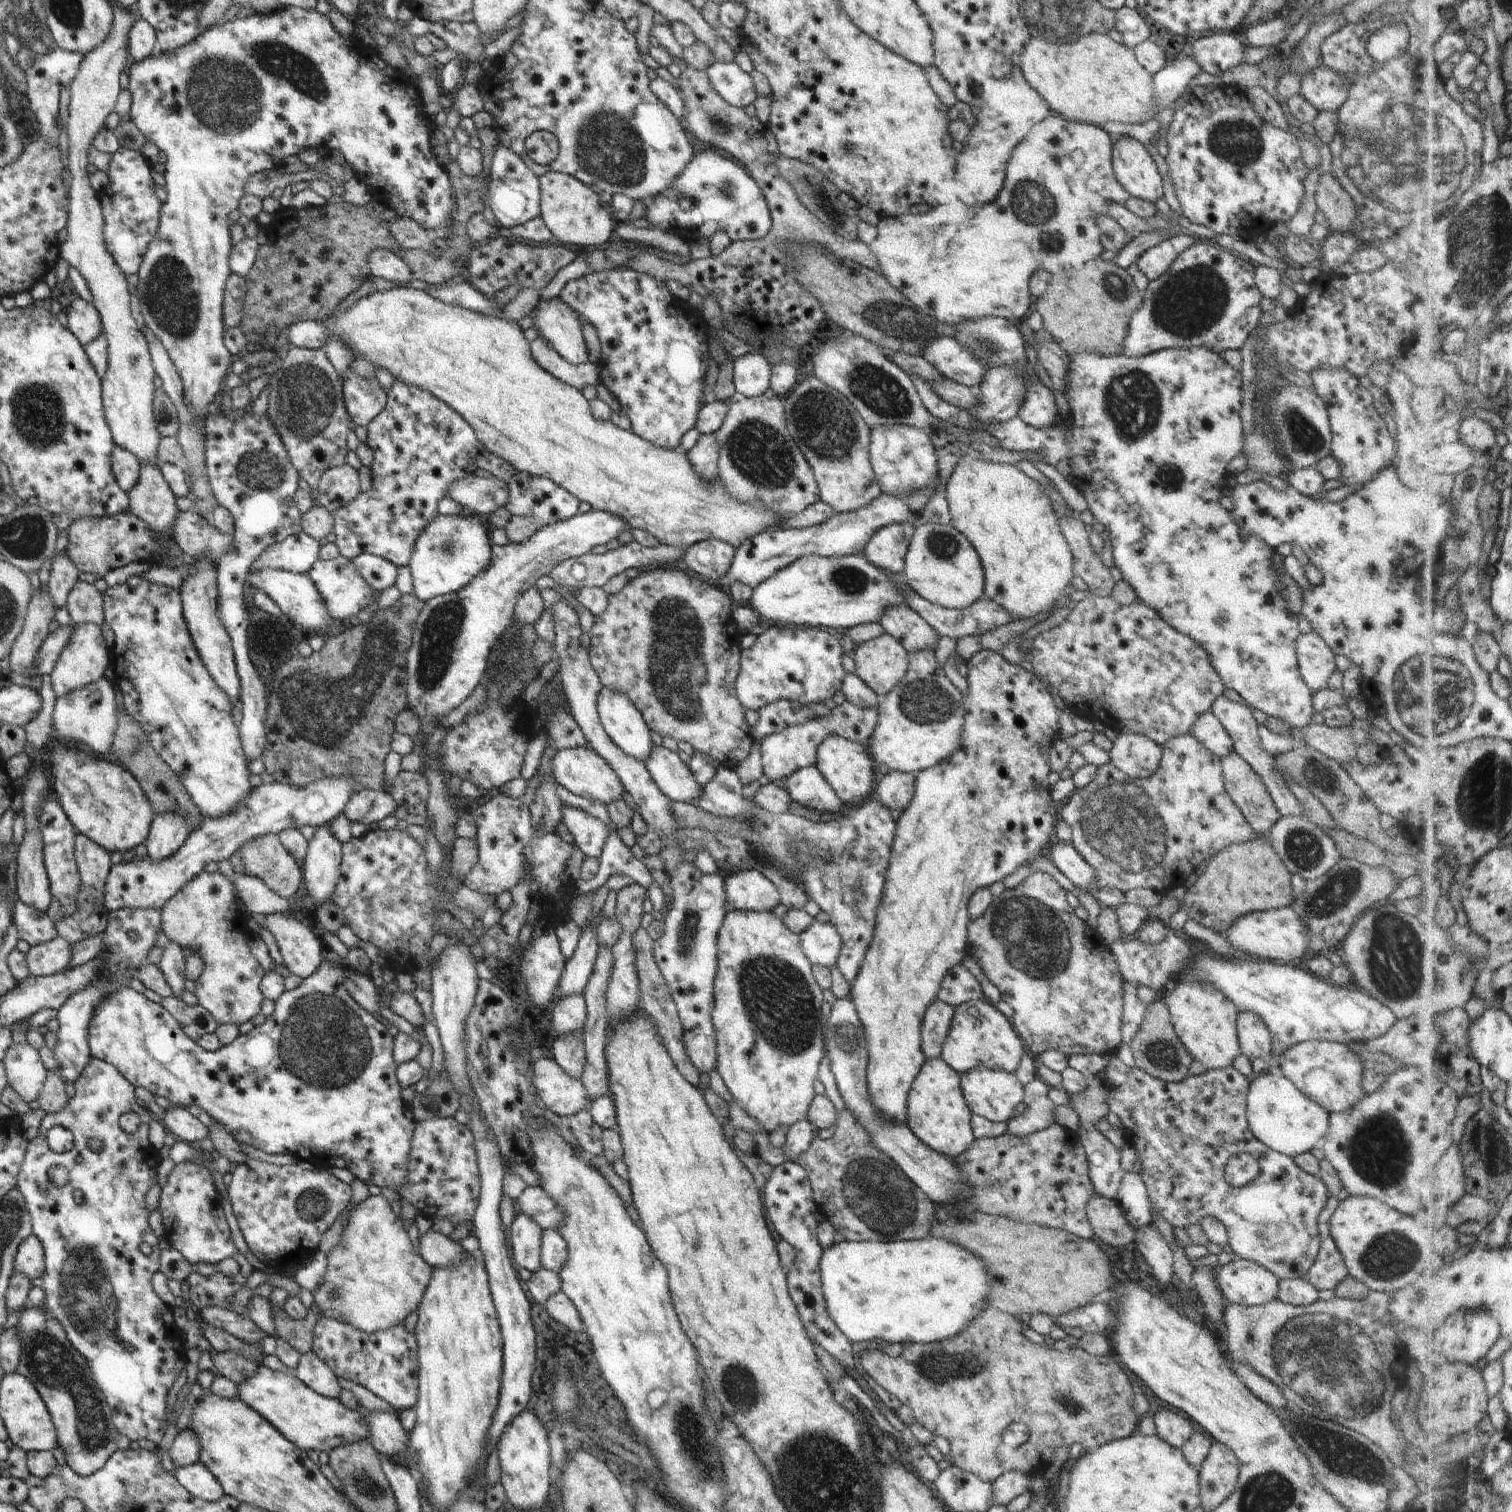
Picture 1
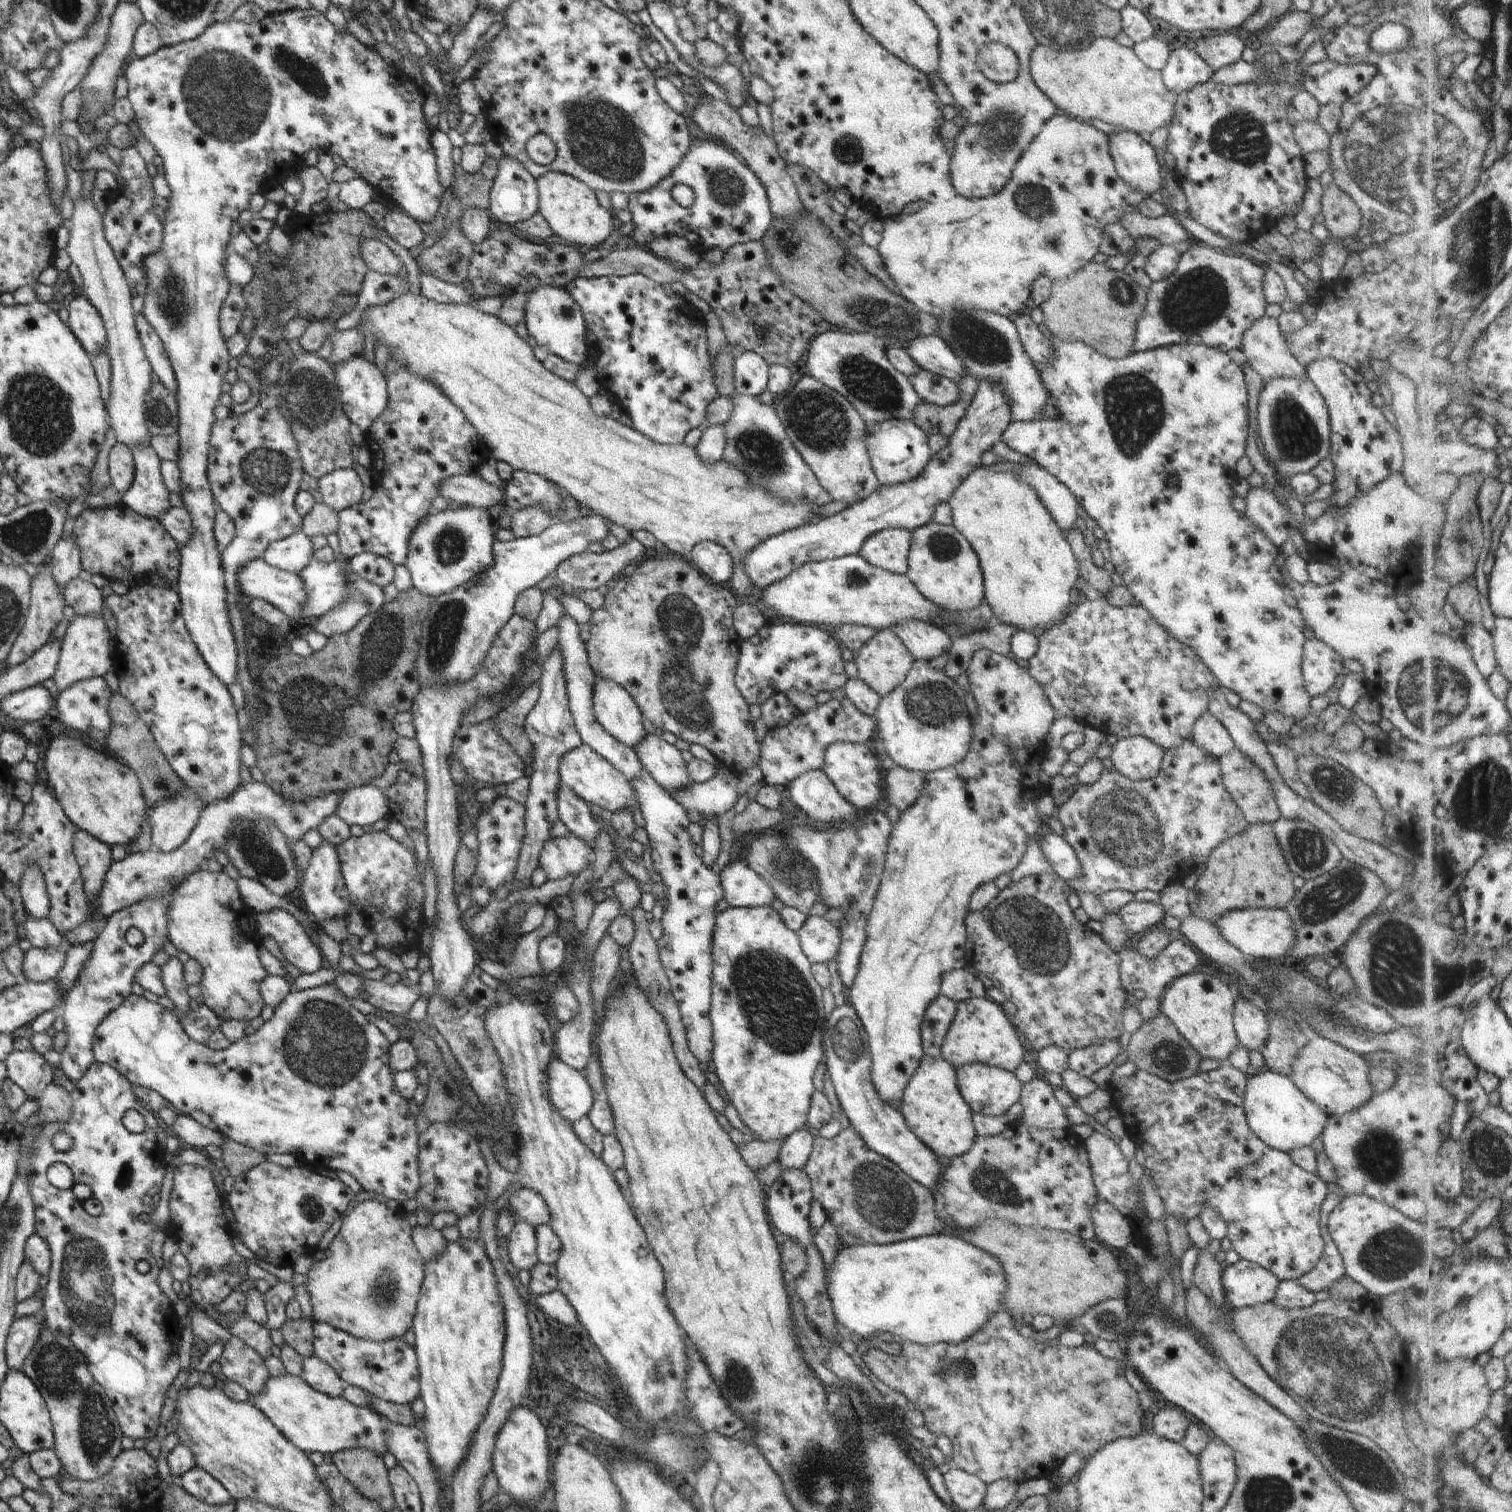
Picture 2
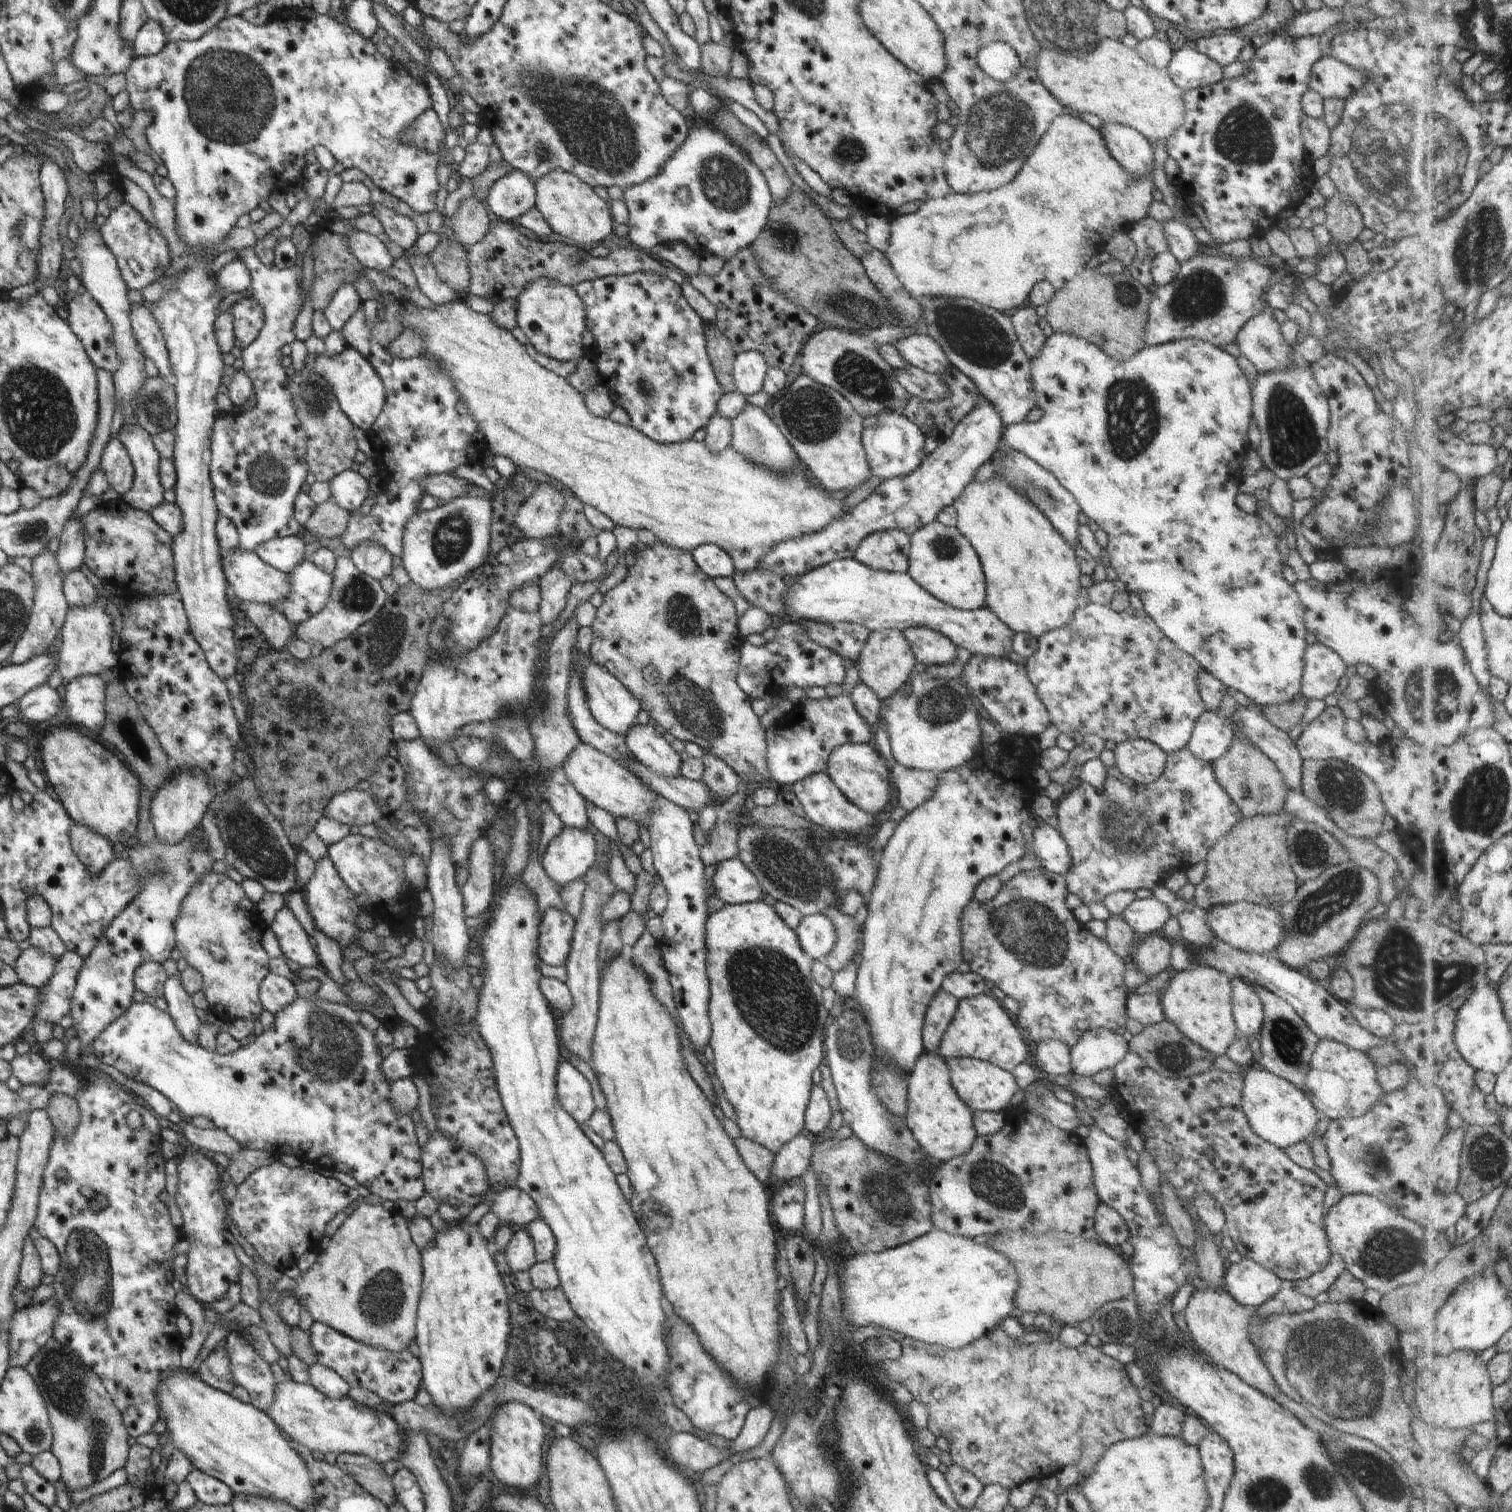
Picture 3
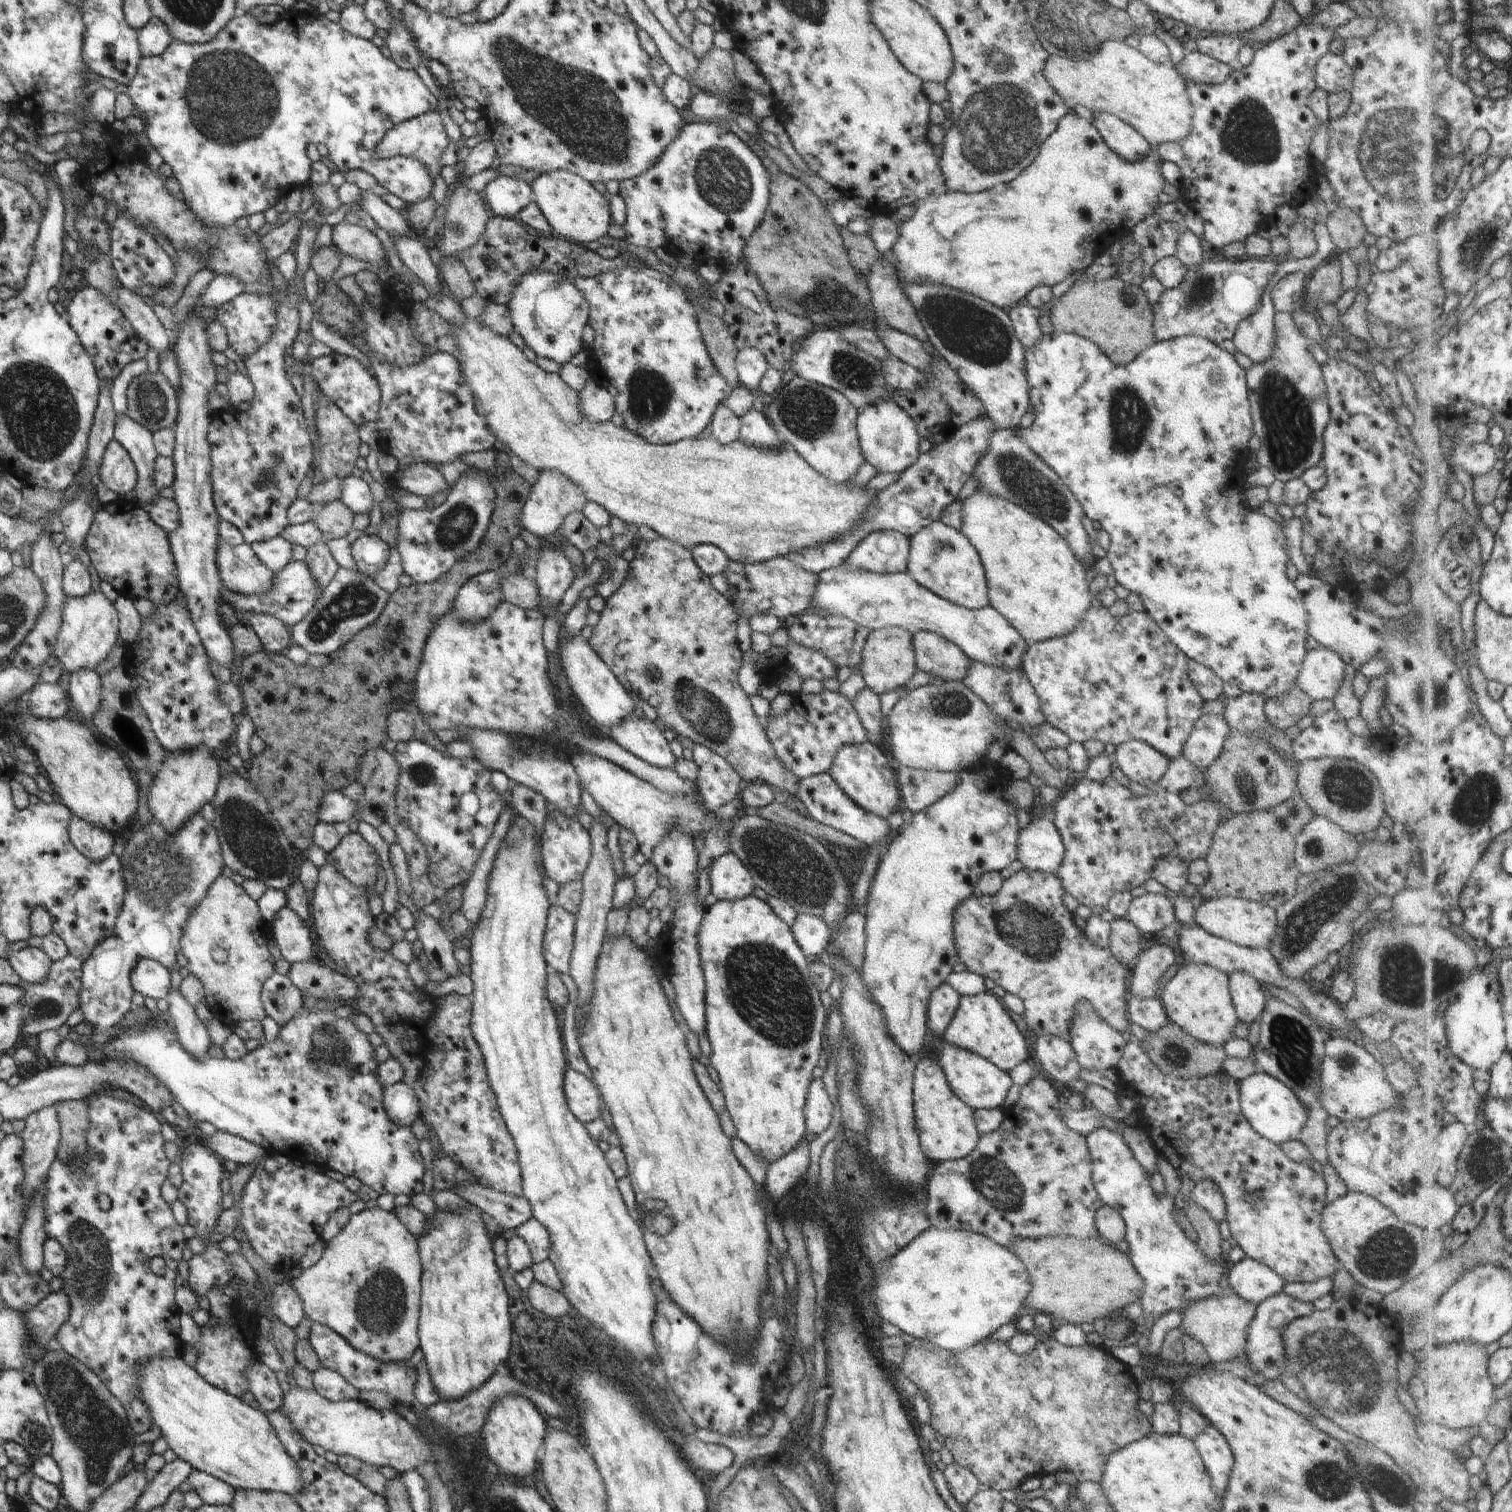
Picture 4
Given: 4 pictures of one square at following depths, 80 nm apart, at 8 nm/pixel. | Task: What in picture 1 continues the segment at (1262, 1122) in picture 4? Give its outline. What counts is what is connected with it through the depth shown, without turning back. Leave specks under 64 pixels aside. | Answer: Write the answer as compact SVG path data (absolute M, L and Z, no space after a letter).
M1263 1072L1249 1086L1247 1124L1260 1143L1292 1158L1323 1145L1329 1134L1329 1113L1297 1090L1288 1078L1280 1073Z

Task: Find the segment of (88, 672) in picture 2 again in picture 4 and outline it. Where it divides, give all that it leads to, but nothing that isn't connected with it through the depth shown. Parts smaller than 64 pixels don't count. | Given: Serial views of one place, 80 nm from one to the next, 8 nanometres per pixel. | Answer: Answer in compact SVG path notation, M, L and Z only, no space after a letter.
M92 591L84 598L67 597L63 608L63 622L58 631L53 657L70 674L86 668L95 671L102 660L110 658L119 635L119 614L102 591Z

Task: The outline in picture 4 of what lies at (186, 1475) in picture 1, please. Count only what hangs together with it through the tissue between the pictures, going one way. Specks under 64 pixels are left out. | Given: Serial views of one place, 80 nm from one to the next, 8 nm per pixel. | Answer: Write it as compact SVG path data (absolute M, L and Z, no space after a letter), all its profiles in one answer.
M196 1469L187 1482L207 1505L230 1505L235 1495L235 1488L227 1482Z

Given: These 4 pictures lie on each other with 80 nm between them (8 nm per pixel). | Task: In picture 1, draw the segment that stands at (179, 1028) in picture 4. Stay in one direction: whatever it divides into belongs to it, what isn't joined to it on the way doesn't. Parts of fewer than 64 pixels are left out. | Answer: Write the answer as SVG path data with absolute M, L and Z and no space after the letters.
M169 940L164 948L162 960L157 968L164 974L168 987L172 988L175 998L182 999L182 993L185 990L185 958L183 948Z

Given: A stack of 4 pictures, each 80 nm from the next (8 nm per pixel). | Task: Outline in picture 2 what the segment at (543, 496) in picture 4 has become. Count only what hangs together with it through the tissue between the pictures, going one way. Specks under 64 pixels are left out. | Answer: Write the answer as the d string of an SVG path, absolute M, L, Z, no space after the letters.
M542 506L522 508L511 513L510 531L516 539L542 534L548 526L557 522L550 514L546 516L546 510Z

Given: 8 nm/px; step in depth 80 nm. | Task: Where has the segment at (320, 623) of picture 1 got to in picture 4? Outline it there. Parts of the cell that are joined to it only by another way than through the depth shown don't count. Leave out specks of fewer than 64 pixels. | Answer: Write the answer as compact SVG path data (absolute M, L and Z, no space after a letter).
M220 539L216 564L223 586L236 594L258 596L270 592L274 584L274 572L262 564L246 543L232 547Z

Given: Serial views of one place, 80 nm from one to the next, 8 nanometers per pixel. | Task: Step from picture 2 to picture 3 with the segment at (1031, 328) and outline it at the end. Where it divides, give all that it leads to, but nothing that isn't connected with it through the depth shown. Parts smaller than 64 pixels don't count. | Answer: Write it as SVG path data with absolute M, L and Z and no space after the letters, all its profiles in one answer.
M1017 308L1009 314L1014 324L1018 343L1022 346L1024 353L1030 358L1038 356L1038 352L1046 342L1046 336L1038 324L1039 316L1035 308Z

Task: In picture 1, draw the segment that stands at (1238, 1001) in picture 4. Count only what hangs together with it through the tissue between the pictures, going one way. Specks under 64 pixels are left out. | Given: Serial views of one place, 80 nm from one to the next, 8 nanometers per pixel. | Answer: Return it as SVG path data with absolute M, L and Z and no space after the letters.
M1239 1012L1236 1029L1241 1053L1250 1062L1256 1058L1268 1059L1271 1054L1272 1034L1256 1014Z

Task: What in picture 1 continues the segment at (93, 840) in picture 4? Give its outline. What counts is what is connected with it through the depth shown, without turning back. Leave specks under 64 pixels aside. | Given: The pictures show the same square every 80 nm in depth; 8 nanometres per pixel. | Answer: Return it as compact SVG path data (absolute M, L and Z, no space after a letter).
M76 833L75 843L73 846L73 856L80 878L80 890L76 896L76 912L72 916L66 916L62 920L54 921L54 926L59 936L68 942L76 943L86 940L88 936L103 934L108 926L109 911L104 906L105 882L113 865L110 854L88 840L86 836Z

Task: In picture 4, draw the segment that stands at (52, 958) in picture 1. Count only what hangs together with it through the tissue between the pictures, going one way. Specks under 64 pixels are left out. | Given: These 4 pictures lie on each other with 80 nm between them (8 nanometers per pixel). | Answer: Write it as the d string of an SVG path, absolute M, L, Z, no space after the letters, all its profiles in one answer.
M31 946L22 948L20 951L12 951L8 962L27 984L38 984L46 980L50 965L53 963L43 950Z

